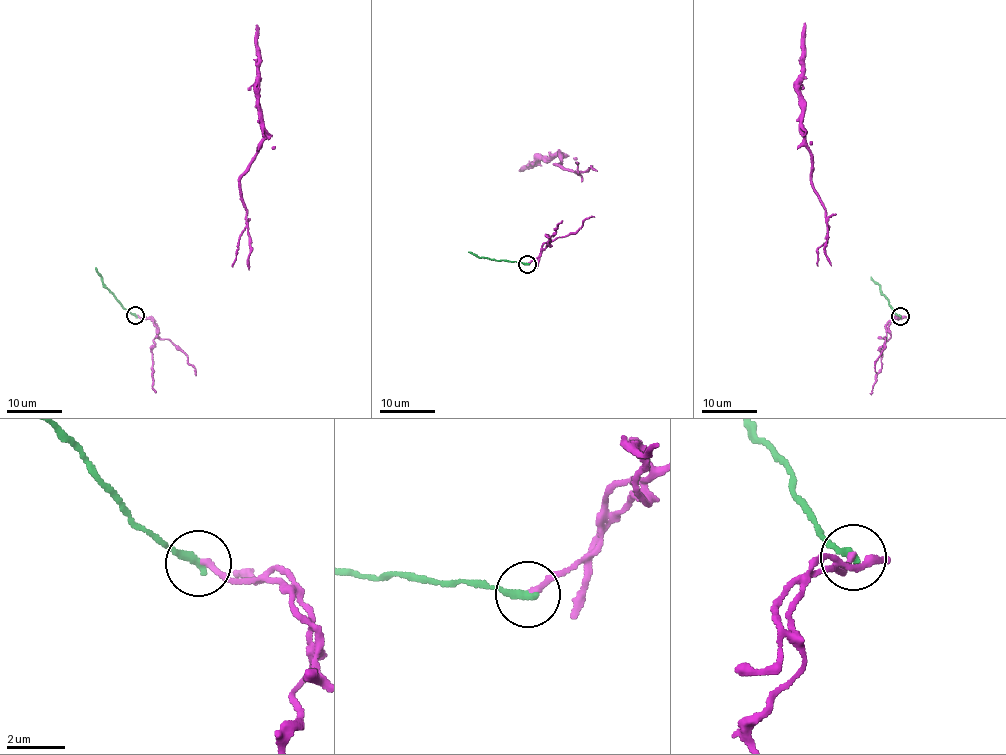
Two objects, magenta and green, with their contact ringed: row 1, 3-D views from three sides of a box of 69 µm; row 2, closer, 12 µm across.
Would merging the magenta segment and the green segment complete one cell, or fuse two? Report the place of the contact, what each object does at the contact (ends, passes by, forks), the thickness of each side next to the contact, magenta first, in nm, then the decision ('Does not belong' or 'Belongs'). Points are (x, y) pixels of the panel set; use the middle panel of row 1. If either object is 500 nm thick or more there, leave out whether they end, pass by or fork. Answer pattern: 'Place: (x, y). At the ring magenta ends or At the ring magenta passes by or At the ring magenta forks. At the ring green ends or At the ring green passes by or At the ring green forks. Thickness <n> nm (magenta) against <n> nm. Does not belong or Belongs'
Place: (527, 264). At the ring magenta ends. At the ring green ends. Thickness 190 nm (magenta) against 280 nm. Does not belong

